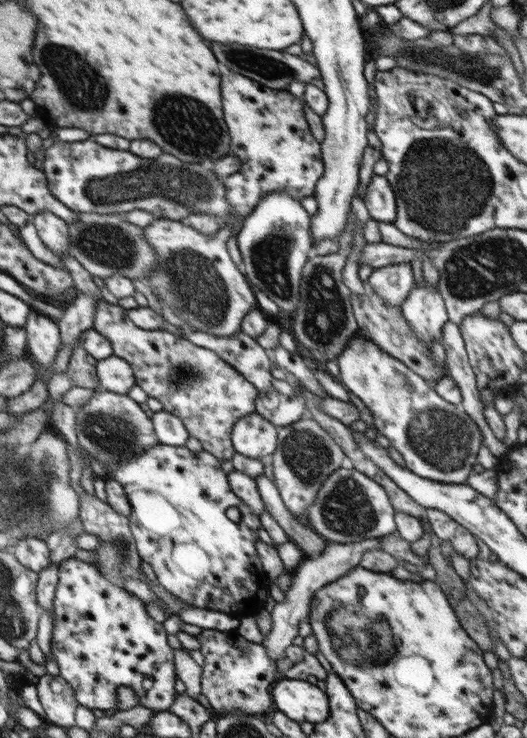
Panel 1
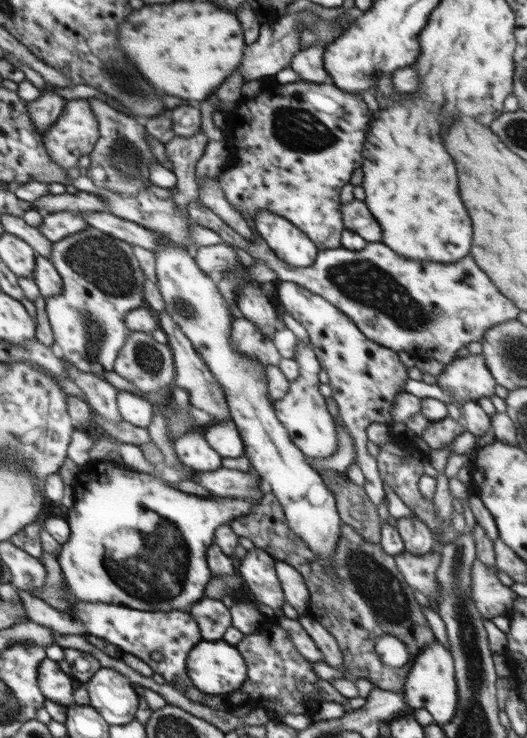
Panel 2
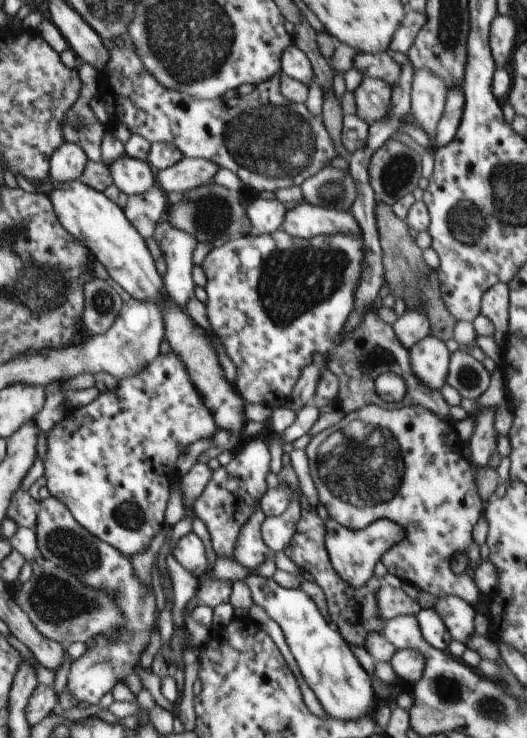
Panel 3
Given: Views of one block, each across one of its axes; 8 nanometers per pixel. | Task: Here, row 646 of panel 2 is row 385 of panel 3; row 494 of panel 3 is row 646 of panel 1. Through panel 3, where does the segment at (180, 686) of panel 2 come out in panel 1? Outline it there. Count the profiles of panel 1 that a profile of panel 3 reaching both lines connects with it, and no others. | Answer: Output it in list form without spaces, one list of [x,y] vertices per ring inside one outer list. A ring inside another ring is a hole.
[[[70,557],[61,562],[57,569],[59,581],[54,597],[55,616],[50,650],[59,664],[59,675],[69,682],[79,704],[90,710],[115,709],[118,688],[127,686],[136,693],[139,706],[156,712],[170,710],[177,695],[174,690],[174,650],[166,644],[164,626],[146,614],[145,602],[118,588],[118,584],[110,582],[93,563]]]

